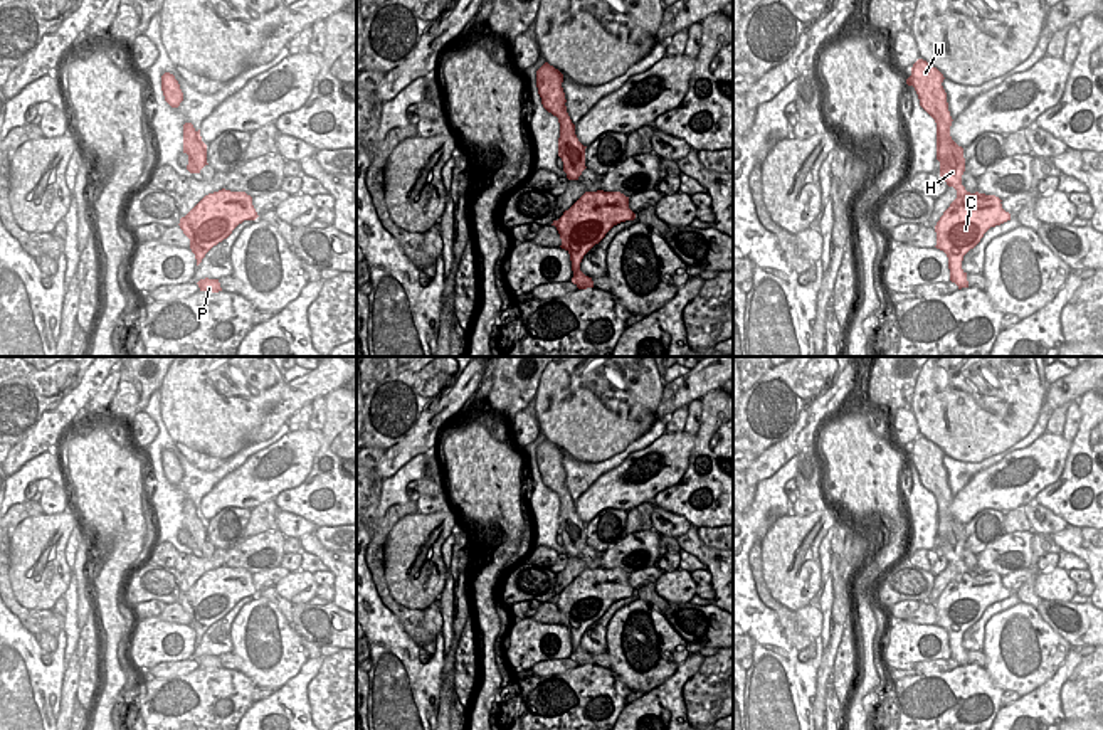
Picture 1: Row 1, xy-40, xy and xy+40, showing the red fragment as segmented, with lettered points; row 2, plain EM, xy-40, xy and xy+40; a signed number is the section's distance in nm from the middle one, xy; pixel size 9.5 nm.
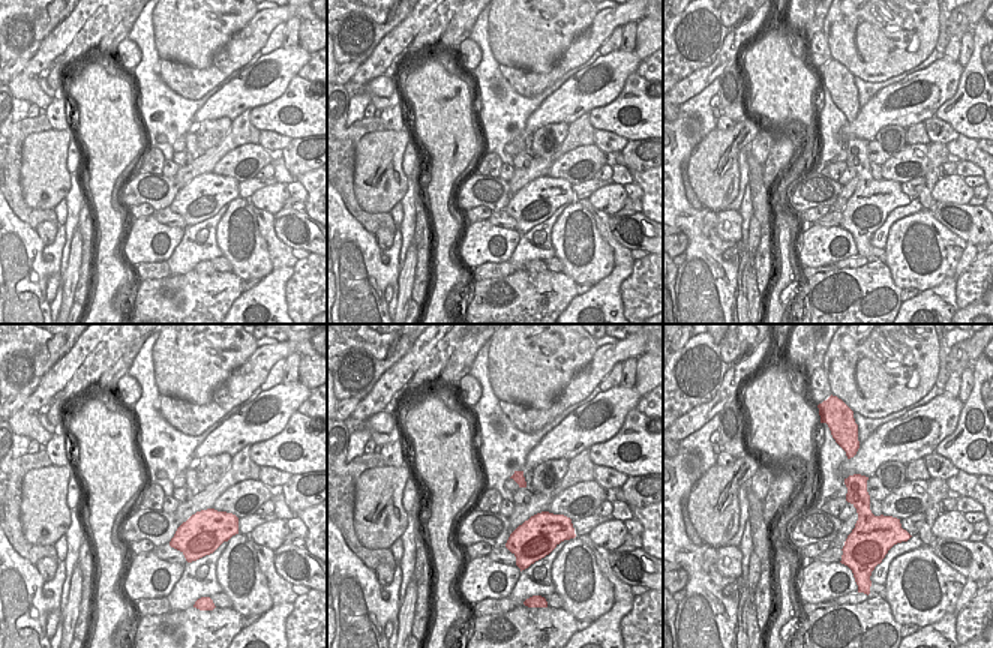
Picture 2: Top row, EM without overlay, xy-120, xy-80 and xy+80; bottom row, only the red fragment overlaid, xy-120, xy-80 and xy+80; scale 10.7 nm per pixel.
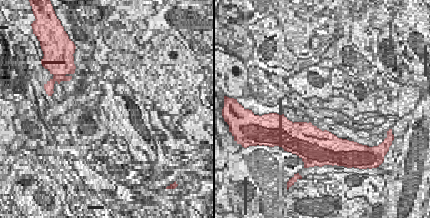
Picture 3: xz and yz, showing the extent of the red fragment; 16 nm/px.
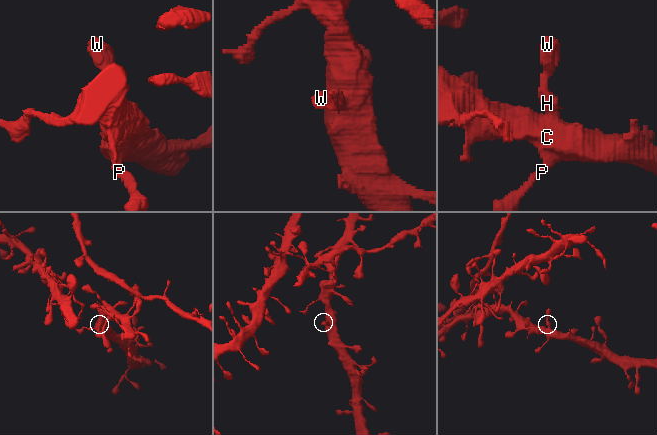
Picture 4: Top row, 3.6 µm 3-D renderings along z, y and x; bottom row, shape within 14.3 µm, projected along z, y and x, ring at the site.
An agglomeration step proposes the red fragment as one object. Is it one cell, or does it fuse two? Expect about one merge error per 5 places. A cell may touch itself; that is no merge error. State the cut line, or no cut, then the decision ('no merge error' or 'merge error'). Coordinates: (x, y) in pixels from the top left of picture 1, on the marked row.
no cut | no merge error

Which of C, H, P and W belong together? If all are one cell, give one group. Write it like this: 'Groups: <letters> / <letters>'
Groups: C H P W

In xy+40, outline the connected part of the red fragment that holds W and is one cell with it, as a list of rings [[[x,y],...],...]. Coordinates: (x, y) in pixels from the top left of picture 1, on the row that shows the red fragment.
[[[918,59],[911,67],[906,84],[915,87],[920,106],[937,123],[940,177],[948,187],[957,190],[957,198],[935,225],[935,247],[947,254],[950,281],[962,289],[968,288],[967,272],[962,269],[963,256],[980,242],[990,227],[1011,220],[1011,214],[1002,209],[999,197],[979,192],[970,193],[962,185],[965,172],[963,148],[950,136],[953,119],[948,111],[947,93],[942,86],[943,79],[943,74],[937,67]]]

